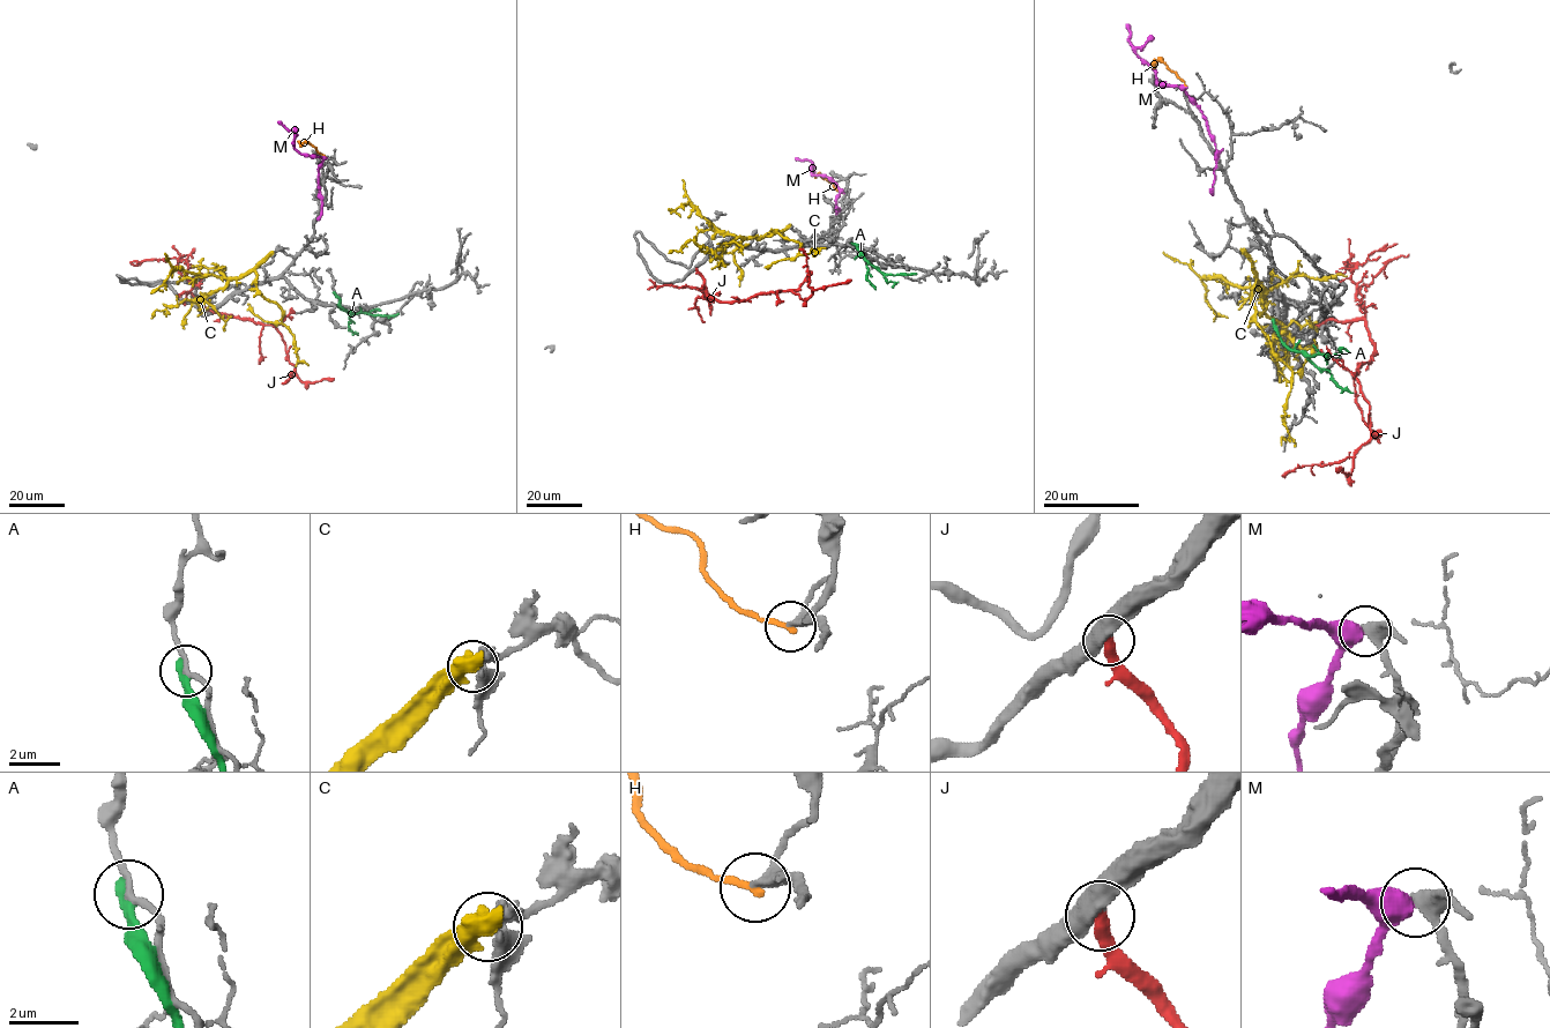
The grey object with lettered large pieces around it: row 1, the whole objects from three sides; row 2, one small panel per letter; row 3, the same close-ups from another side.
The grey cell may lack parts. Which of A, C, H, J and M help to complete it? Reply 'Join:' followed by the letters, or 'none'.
Join: J

